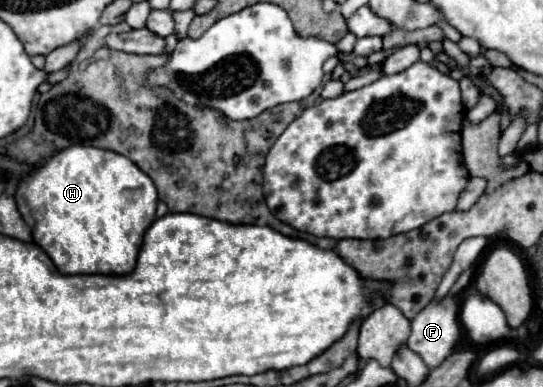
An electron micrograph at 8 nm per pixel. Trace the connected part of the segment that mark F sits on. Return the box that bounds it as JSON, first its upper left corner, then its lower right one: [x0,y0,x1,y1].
[406,294,462,368]

